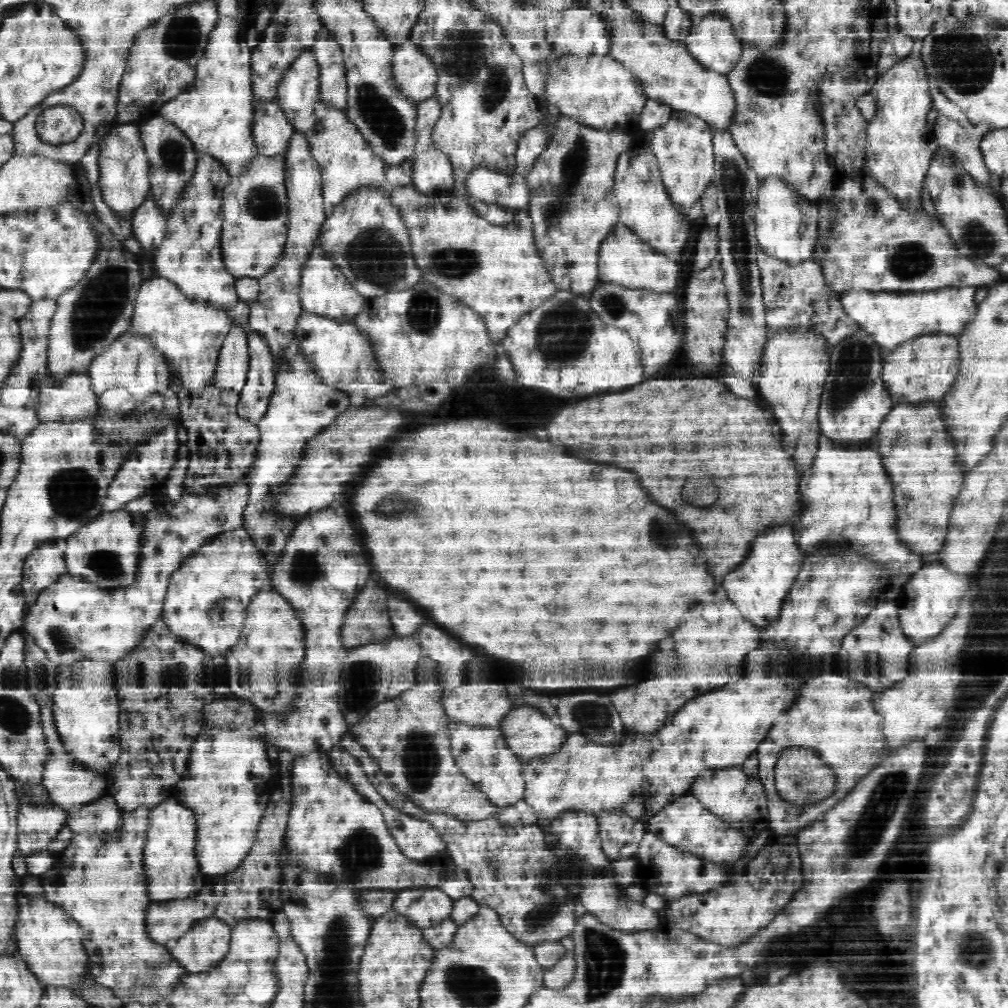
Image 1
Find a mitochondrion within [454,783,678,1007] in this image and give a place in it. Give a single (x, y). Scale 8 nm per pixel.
(604, 959)

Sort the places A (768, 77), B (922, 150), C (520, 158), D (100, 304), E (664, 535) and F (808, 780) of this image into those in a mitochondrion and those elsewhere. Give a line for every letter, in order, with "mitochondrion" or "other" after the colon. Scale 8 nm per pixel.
A: mitochondrion
B: other
C: other
D: mitochondrion
E: mitochondrion
F: mitochondrion

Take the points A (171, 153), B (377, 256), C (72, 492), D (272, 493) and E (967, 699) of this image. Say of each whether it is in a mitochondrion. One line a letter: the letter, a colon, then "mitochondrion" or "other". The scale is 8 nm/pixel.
A: mitochondrion
B: mitochondrion
C: mitochondrion
D: other
E: other

